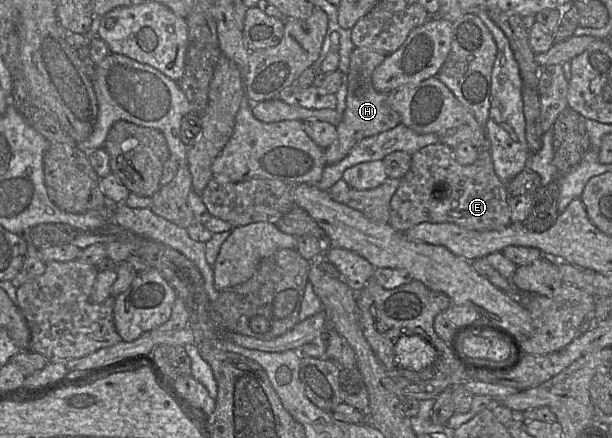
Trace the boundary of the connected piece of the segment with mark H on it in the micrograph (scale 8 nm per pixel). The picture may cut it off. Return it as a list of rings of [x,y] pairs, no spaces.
[[[355,47],[350,55],[346,73],[346,107],[337,128],[337,139],[324,150],[325,166],[336,164],[345,158],[351,149],[362,139],[388,131],[401,123],[399,114],[388,103],[386,92],[378,92],[372,85],[373,71],[385,60],[388,54],[367,48]]]

